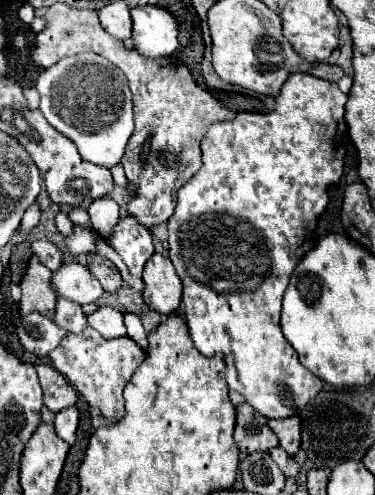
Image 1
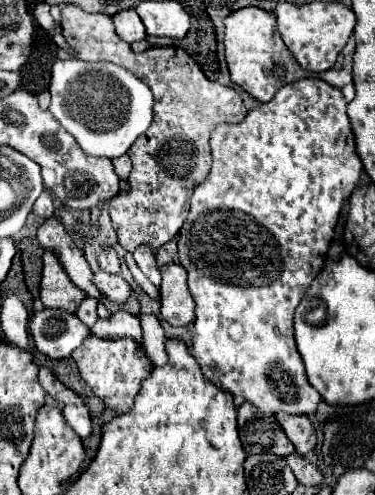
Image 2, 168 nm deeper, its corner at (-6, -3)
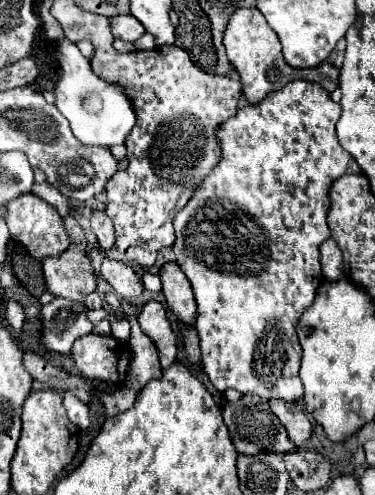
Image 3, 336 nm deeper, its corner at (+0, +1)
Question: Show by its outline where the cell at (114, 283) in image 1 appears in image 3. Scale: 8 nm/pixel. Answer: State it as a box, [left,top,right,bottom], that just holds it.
[90,210,114,252]

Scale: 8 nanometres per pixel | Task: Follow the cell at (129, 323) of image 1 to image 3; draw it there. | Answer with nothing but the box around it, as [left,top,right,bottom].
[138,302,176,368]

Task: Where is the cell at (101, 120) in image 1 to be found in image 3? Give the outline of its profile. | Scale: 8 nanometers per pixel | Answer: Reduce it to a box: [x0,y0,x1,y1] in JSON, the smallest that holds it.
[54,38,136,148]

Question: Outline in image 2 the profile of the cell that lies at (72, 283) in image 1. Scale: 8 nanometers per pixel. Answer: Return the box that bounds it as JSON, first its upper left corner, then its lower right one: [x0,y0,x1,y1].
[92,272,132,304]

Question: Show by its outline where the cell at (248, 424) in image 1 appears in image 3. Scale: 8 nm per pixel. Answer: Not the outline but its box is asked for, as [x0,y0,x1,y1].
[224,394,296,454]

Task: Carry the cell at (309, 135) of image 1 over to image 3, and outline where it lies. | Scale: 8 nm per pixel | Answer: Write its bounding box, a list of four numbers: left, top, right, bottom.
[172,80,350,402]

